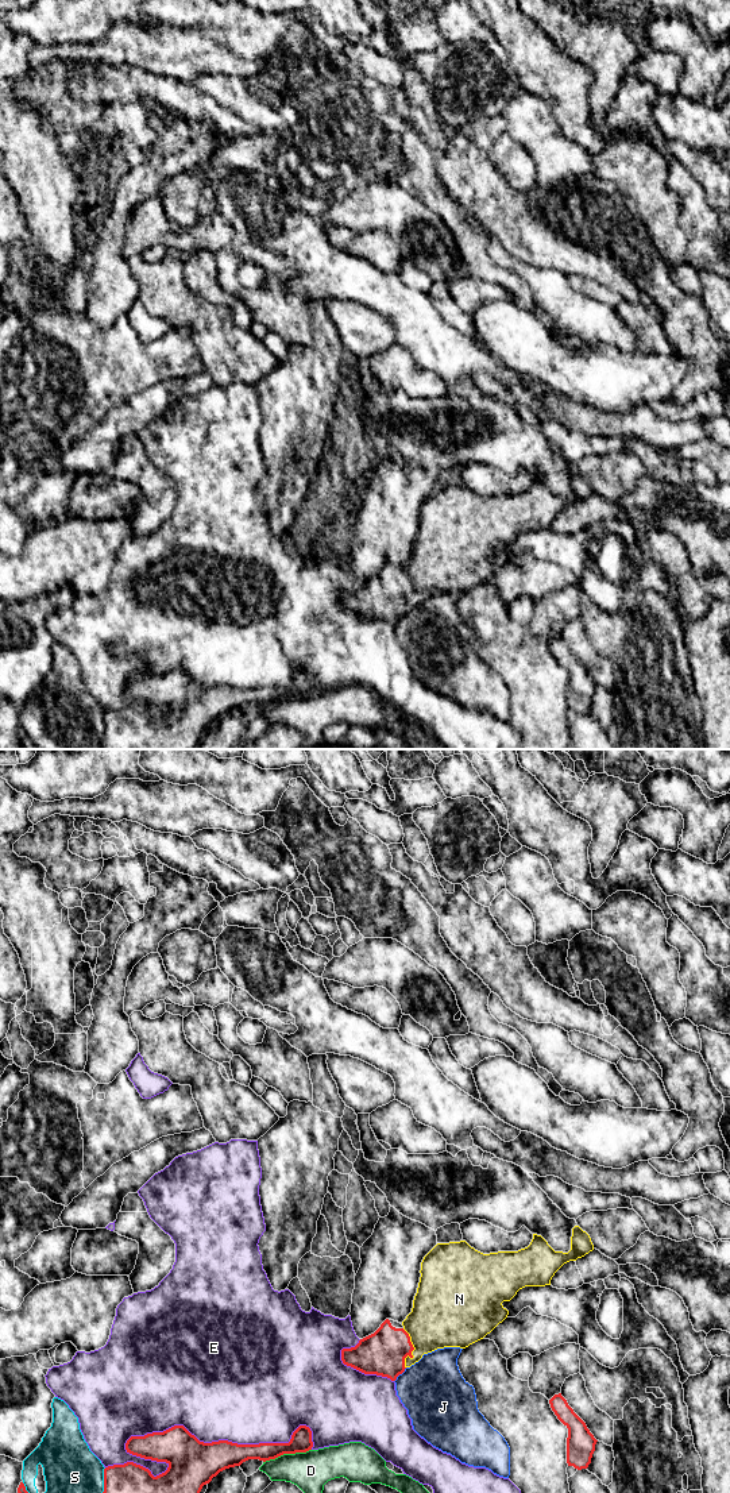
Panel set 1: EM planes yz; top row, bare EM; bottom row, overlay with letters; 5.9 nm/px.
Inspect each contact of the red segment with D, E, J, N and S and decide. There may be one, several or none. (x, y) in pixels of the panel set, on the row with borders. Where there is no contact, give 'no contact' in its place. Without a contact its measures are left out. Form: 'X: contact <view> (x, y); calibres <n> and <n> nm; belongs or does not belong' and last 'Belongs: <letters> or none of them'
D: contact yz (286, 1453); calibres 130 and 240 nm; does not belong
E: contact yz (169, 1428); calibres 280 and 500 nm; does not belong
J: contact yz (400, 1373); calibres 260 and 380 nm; does not belong
N: contact yz (413, 1349); calibres 260 and 360 nm; belongs
S: contact yz (104, 1480); calibres 180 and 320 nm; does not belong
Belongs: N

